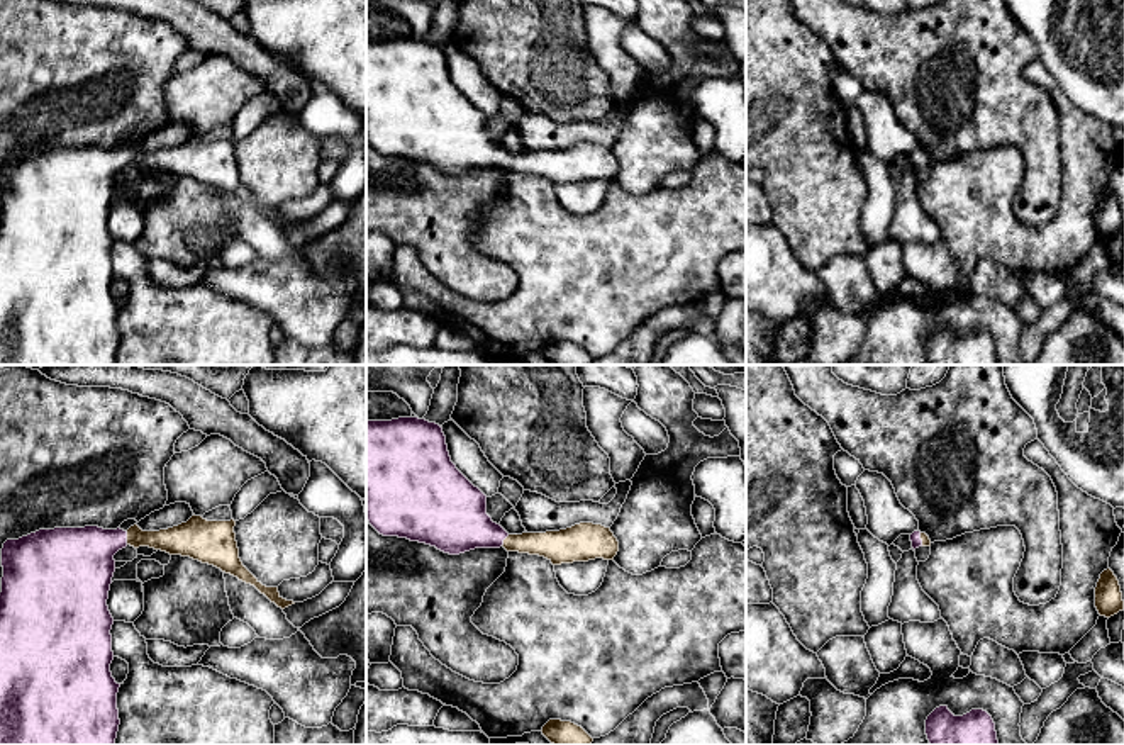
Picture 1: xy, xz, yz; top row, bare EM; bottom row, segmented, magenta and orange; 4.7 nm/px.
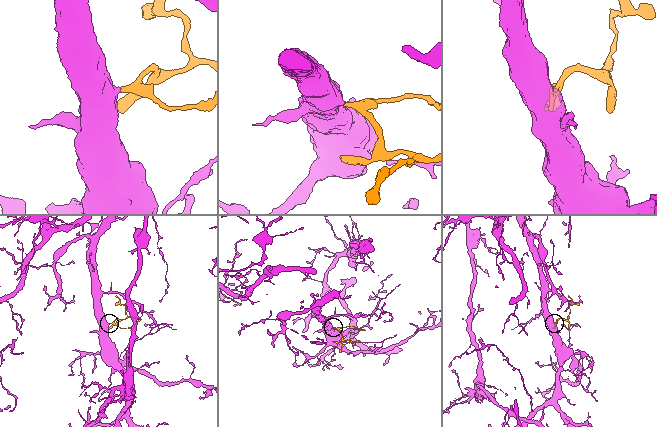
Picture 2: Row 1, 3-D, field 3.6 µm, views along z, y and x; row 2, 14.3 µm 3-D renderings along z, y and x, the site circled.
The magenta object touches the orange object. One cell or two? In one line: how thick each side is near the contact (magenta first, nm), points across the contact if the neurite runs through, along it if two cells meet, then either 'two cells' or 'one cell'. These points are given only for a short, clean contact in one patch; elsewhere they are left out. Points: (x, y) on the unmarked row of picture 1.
320/140 nm | across xy (80, 184), (99, 165), (126, 158), (178, 160) | one cell

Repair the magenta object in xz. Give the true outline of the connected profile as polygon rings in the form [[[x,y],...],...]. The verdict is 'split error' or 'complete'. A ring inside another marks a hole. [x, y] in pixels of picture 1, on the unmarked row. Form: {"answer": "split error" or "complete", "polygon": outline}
{"answer": "split error", "polygon": [[[419,37],[366,41],[366,139],[383,156],[398,156],[459,175],[500,168],[539,175],[553,185],[614,180],[619,161],[602,144],[580,143],[559,151],[509,154],[487,134],[487,115],[451,81],[442,48]]]}

